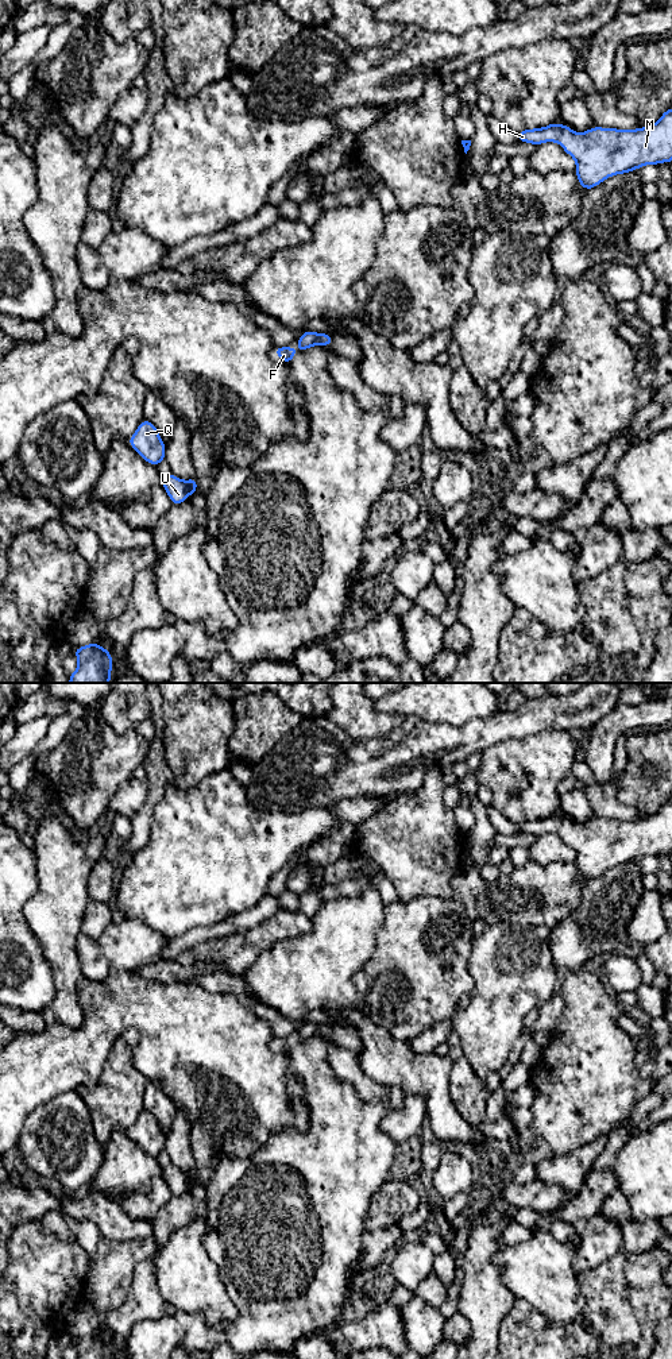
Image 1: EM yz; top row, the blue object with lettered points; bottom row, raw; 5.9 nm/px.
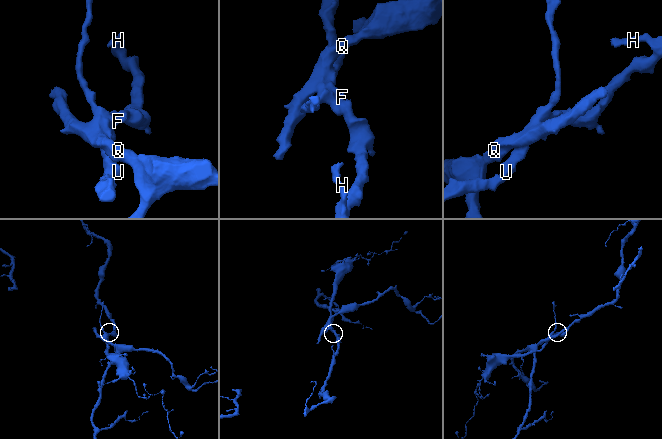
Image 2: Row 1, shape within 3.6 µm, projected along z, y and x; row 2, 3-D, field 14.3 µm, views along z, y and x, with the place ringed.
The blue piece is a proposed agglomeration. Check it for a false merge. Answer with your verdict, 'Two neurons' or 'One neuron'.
Two neurons

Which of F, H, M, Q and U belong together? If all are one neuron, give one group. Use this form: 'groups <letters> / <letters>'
groups F H M U / Q

